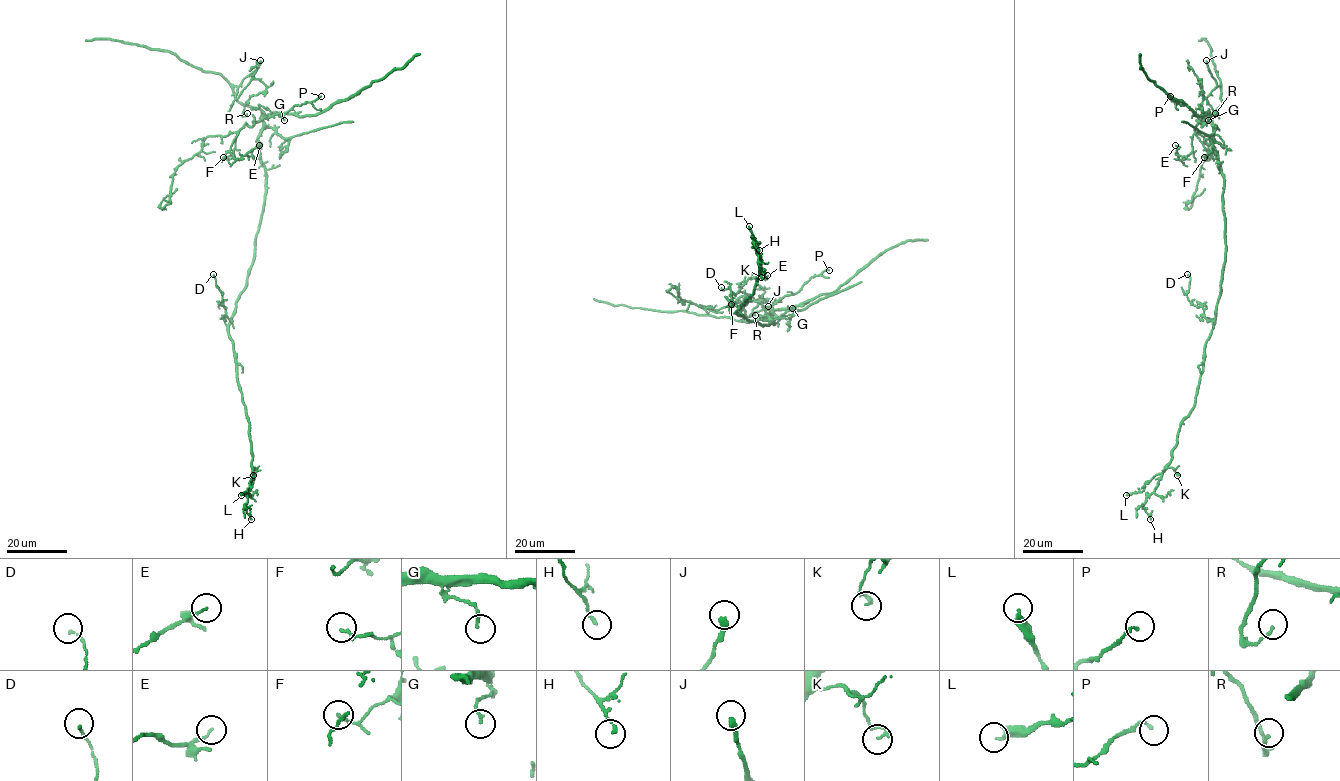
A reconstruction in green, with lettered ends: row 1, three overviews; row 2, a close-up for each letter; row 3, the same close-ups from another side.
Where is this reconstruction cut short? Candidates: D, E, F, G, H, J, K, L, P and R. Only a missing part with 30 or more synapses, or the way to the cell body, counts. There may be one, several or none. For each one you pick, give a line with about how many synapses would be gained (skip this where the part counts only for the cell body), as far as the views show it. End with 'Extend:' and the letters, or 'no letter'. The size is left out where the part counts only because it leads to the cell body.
Extend: no letter

